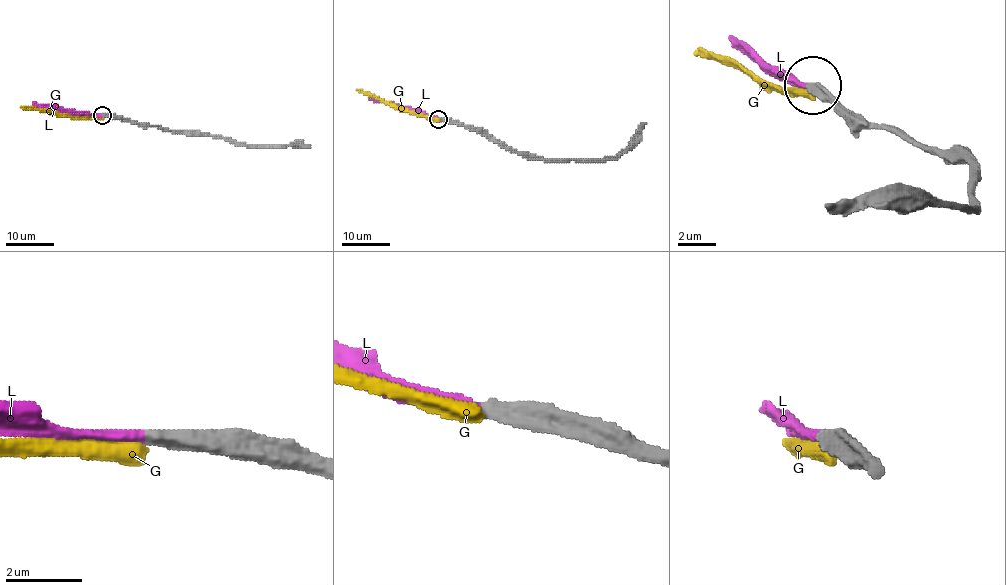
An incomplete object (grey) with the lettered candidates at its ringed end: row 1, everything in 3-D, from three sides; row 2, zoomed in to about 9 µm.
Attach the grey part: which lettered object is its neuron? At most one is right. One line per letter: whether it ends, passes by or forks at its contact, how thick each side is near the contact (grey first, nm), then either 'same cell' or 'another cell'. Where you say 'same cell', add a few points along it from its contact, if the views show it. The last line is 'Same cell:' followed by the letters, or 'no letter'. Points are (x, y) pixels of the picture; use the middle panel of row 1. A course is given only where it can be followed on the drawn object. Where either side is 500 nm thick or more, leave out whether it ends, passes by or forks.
G: it ends; calibres 420 and 460 nm; another cell
L: it ends; calibres 420 and 360 nm; same cell; course (438, 119), (368, 98)
Same cell: L

